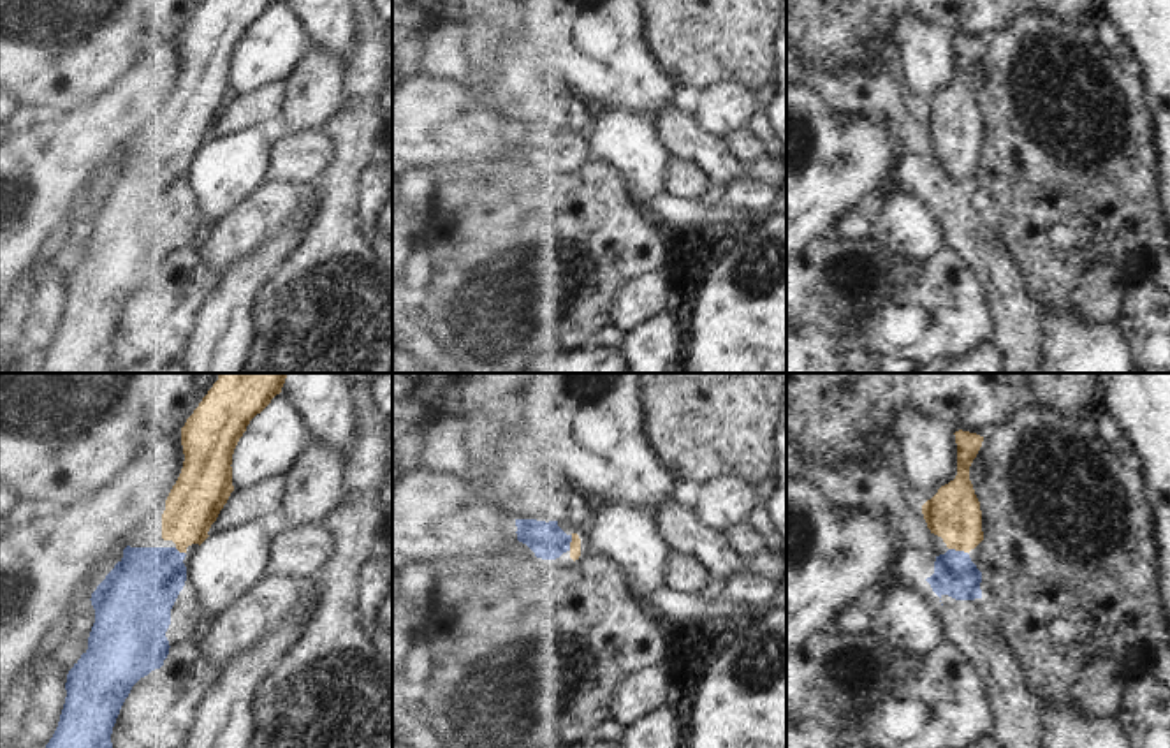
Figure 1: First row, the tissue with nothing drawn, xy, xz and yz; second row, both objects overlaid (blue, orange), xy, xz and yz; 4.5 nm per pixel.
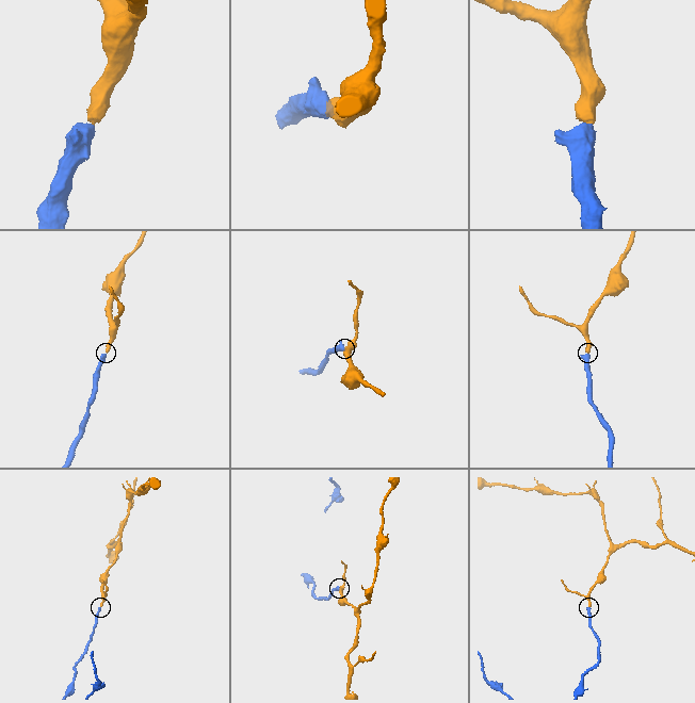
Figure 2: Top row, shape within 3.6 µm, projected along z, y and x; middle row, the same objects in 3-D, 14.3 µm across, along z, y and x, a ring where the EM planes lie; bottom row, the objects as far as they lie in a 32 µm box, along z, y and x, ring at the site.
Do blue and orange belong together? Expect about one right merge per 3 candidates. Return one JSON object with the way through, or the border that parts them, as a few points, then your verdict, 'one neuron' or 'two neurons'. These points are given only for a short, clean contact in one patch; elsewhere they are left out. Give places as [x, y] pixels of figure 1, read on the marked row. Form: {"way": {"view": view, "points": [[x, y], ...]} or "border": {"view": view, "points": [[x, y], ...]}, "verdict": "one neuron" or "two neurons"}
{"verdict": "one neuron"}

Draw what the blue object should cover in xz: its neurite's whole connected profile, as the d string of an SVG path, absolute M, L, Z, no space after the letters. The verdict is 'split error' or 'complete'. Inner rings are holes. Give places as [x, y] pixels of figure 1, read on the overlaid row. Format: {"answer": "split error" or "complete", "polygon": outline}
{"answer": "split error", "polygon": "M516 519L516 526L517 540L526 544L537 558L556 560L567 551L574 561L581 556L579 535L567 535L558 521Z"}

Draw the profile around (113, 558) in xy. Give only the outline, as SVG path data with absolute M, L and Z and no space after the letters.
M123 549L111 553L106 558L104 567L86 583L84 591L91 595L97 590L97 586L106 579L106 576L114 568L114 565L121 561L121 558Z

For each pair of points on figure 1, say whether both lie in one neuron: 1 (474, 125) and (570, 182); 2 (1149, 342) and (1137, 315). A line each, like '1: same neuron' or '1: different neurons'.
1: different neurons
2: same neuron

